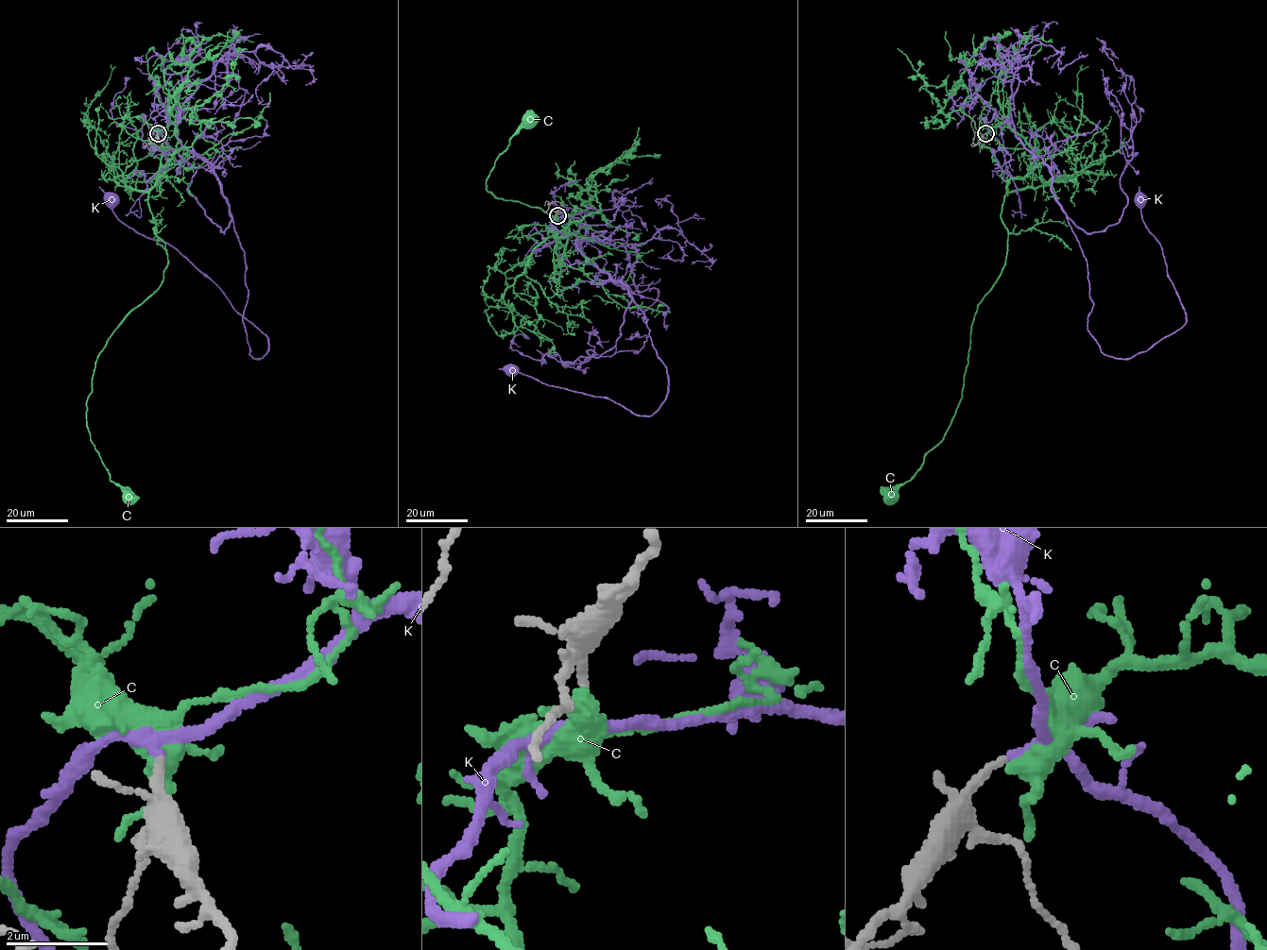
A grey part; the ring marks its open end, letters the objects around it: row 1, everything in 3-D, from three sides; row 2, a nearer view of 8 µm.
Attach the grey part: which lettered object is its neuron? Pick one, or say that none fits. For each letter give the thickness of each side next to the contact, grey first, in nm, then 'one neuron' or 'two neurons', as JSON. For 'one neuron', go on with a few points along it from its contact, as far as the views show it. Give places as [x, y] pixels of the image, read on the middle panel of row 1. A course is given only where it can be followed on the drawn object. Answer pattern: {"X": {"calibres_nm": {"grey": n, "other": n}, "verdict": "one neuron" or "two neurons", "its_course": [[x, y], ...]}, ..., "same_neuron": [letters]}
{"C": {"calibres_nm": {"grey": 180, "other": 360}, "verdict": "two neurons"}, "K": {"calibres_nm": {"grey": 180, "other": 170}, "verdict": "one neuron", "its_course": [[557, 215], [578, 217], [576, 246], [620, 281], [643, 313], [666, 369], [668, 393], [644, 415], [513, 371]]}, "same_neuron": ["K"]}

